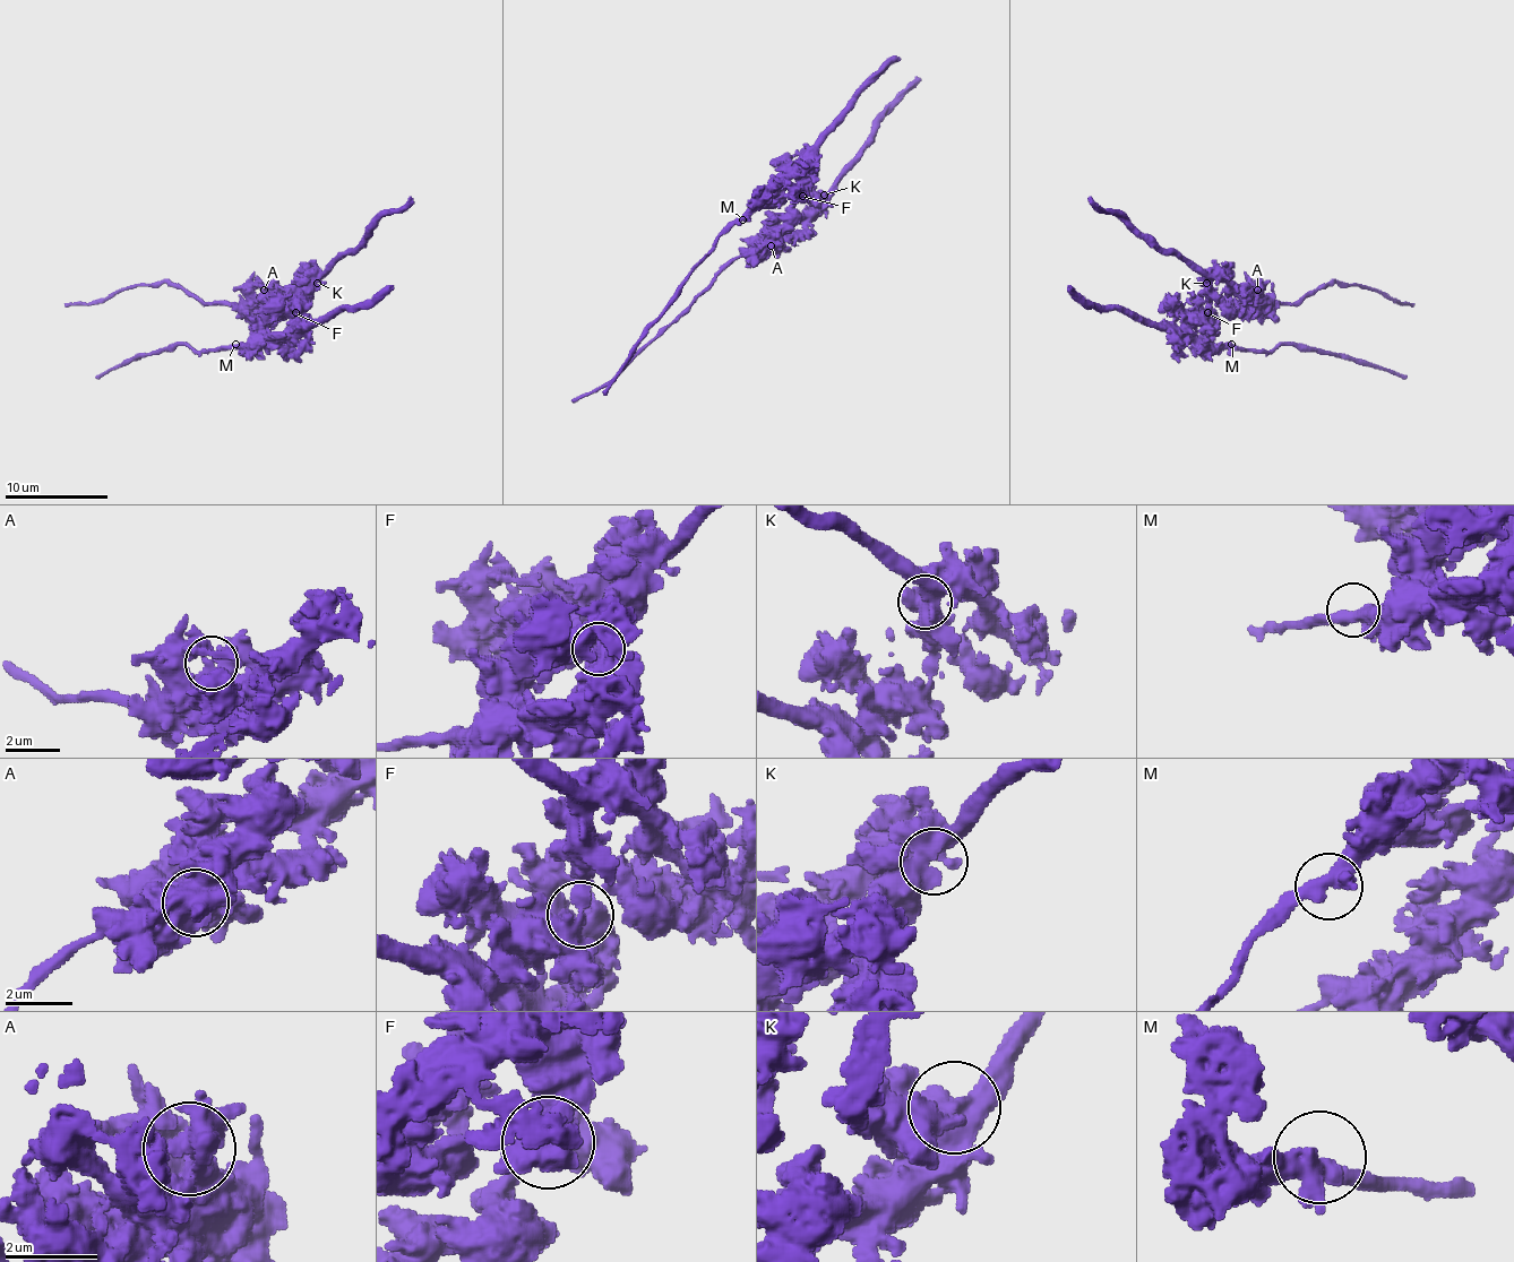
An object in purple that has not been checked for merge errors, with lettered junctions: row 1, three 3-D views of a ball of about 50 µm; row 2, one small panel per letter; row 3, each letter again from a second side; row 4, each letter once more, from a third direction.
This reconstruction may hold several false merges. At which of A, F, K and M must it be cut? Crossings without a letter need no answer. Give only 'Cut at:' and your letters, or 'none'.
Cut at: F

